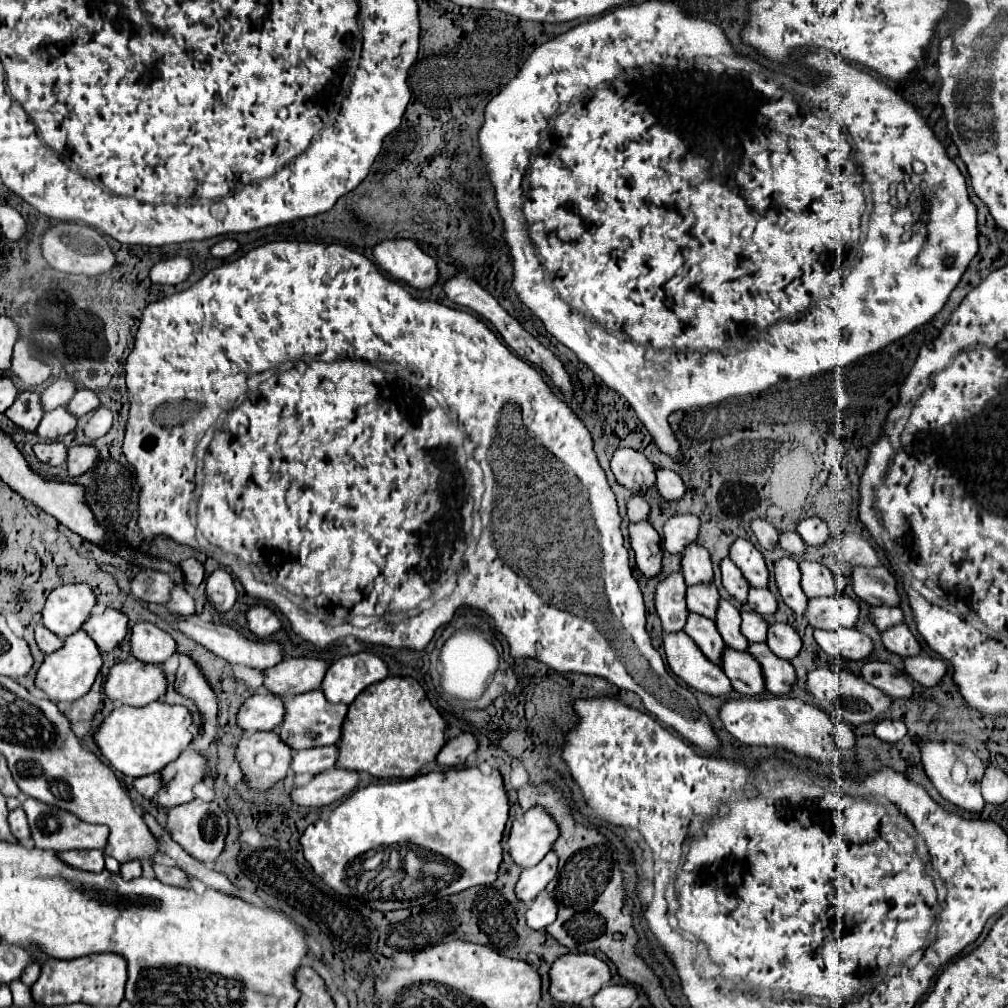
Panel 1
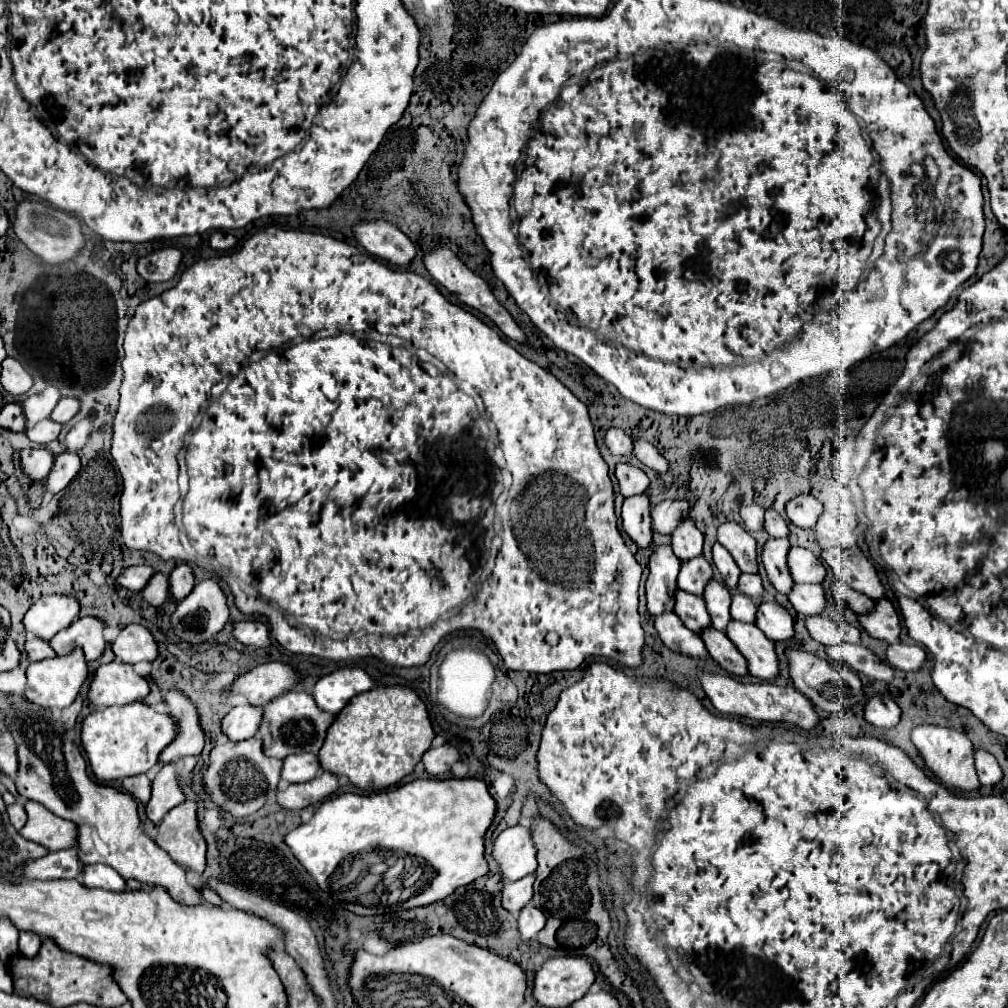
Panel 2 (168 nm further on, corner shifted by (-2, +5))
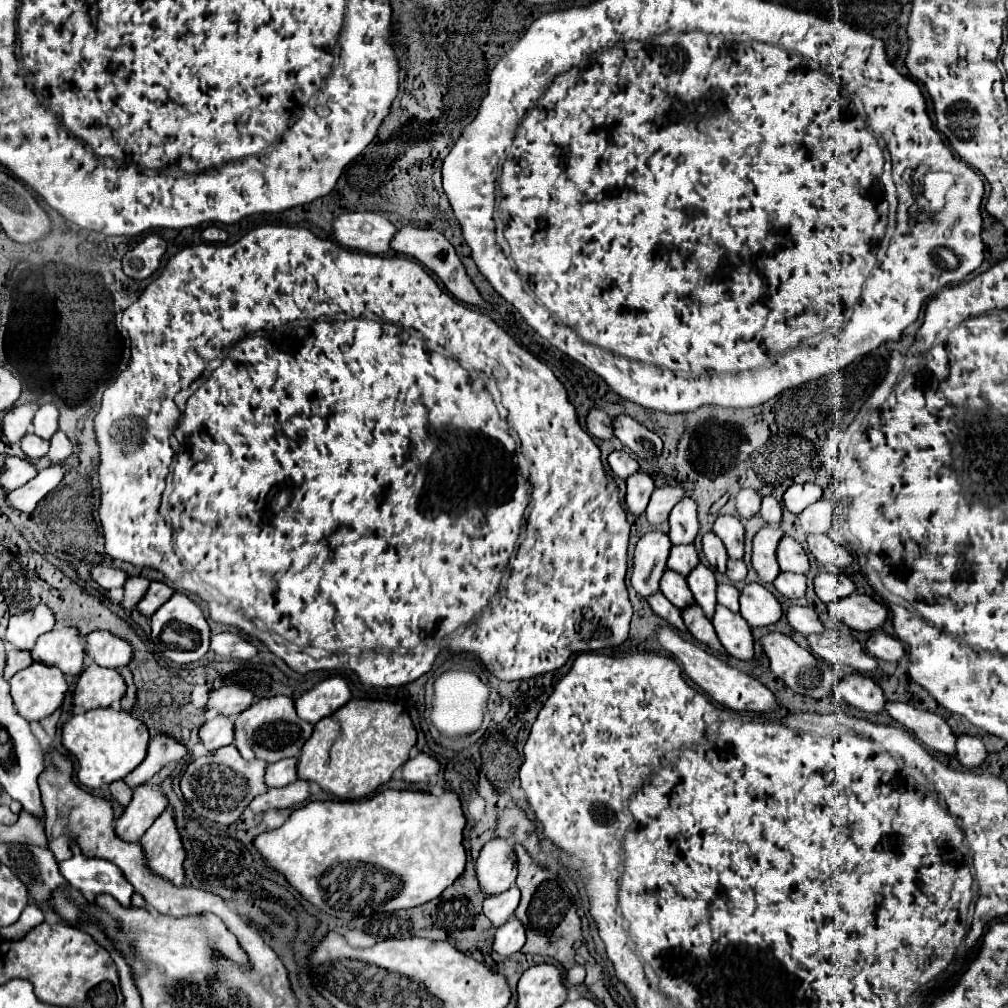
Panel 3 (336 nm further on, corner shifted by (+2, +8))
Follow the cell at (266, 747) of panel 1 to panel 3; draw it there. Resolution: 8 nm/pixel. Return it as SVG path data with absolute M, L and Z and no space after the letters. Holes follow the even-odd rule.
M227 745L227 747L221 747L219 751L211 751L203 757L193 759L185 769L185 773L181 775L179 787L185 801L193 807L197 817L203 817L221 825L231 825L241 817L245 807L251 803L251 799L267 791L267 785L263 781L265 769L267 769L265 761L259 761L259 759L245 761L241 759L235 745Z

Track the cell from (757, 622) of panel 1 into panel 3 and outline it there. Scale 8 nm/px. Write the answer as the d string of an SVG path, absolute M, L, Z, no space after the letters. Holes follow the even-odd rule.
M731 583L717 585L717 603L737 613L739 611L739 591Z

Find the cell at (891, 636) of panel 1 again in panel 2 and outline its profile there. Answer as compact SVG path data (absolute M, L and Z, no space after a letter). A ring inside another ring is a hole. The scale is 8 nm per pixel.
M887 598L877 600L875 610L869 614L859 616L859 622L863 624L863 628L879 640L885 640L887 644L895 644L901 642L901 622L899 622L899 614L893 608L893 604Z

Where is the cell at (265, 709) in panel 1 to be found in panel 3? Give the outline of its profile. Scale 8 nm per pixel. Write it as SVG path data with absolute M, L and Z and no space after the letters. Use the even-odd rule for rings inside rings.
M217 715L205 721L205 725L199 729L199 739L207 751L215 751L219 747L231 745L233 743L233 719Z

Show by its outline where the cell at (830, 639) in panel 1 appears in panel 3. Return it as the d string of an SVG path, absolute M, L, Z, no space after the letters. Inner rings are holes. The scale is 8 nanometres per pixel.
M791 605L787 609L787 621L793 627L793 631L803 633L805 637L811 633L821 633L825 627L819 621L817 613L809 607L801 607L801 605Z

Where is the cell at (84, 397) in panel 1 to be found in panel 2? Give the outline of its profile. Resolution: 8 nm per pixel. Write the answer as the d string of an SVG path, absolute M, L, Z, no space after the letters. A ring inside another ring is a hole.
M61 398L51 414L51 420L59 424L67 424L79 412L79 408L81 408L81 402L77 398Z

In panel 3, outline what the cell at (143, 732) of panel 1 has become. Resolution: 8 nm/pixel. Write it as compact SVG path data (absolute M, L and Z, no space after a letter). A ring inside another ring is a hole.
M115 707L91 709L73 715L63 725L61 743L75 763L77 781L83 787L97 789L101 785L109 785L113 781L123 779L145 759L149 731L139 719L133 719L129 713L123 713Z

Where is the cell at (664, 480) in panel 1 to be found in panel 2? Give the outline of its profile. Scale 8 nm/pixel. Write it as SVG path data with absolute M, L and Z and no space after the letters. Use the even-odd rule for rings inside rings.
M635 440L635 458L641 460L645 466L653 468L657 474L665 474L669 470L669 462L645 440Z

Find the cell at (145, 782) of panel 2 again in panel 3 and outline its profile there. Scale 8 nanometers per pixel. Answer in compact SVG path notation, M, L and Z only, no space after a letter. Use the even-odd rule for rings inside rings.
M123 781L111 783L111 785L109 785L109 791L111 791L111 797L113 797L117 803L121 803L123 807L127 807L129 801L131 801L131 797L133 797L133 789L127 787Z

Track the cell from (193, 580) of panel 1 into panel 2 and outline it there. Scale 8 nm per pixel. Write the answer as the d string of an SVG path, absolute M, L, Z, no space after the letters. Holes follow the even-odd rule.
M179 564L171 574L169 574L169 584L171 584L171 594L175 600L183 600L187 594L191 594L195 586L195 576L193 568L189 564Z

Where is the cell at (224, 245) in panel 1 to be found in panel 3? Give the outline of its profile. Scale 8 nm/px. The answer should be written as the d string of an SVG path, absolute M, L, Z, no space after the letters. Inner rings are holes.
M209 225L209 227L205 227L205 229L201 231L201 237L203 237L203 241L207 241L207 243L223 243L223 241L227 239L227 231L223 231L223 229L217 227L217 225Z

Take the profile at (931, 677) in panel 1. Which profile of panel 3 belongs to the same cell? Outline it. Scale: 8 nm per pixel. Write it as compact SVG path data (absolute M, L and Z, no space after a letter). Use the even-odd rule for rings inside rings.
M883 629L881 631L873 631L867 641L865 641L867 651L883 661L899 661L903 657L903 645L899 639L887 635Z

